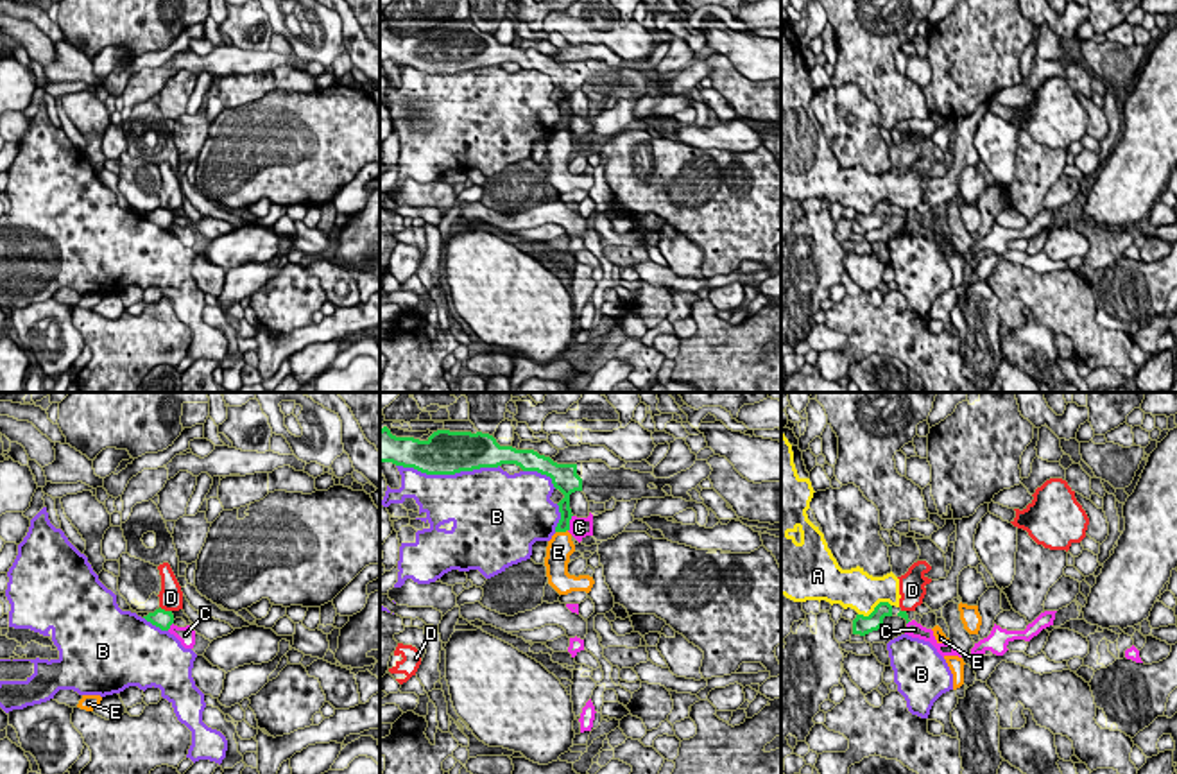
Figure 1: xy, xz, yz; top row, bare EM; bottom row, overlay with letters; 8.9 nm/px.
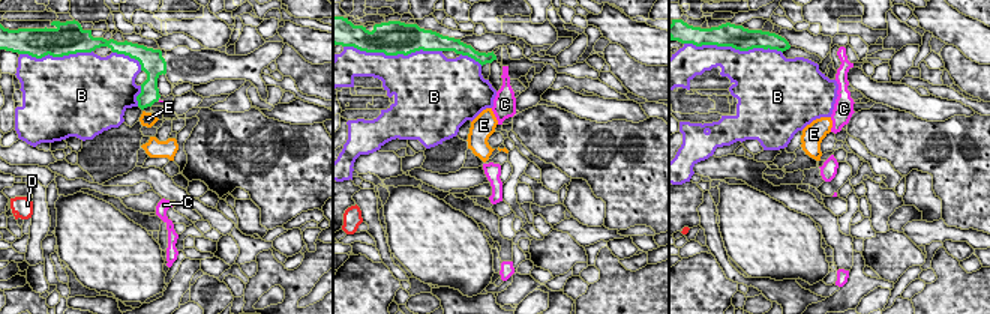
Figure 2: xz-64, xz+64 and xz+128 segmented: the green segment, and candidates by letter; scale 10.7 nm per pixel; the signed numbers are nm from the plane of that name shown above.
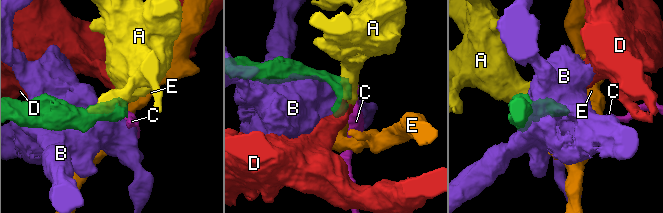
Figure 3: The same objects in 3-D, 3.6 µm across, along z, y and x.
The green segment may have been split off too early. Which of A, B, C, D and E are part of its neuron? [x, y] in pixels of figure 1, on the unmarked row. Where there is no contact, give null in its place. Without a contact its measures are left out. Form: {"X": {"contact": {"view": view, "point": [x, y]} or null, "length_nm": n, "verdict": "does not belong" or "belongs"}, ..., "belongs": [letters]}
{"A": {"contact": {"view": "yz", "point": [875, 206]}, "length_nm": 320, "verdict": "does not belong"}, "B": {"contact": {"view": "xz", "point": [448, 72]}, "length_nm": 950, "verdict": "does not belong"}, "C": {"contact": {"view": "xz", "point": [568, 122]}, "length_nm": 160, "verdict": "does not belong"}, "D": {"contact": {"view": "xy", "point": [163, 208]}, "length_nm": 120, "verdict": "does not belong"}, "E": {"contact": {"view": "xz", "point": [561, 129]}, "length_nm": 120, "verdict": "does not belong"}, "belongs": []}

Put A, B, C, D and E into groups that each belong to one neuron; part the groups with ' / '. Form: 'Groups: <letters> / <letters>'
Groups: A D / B / C / E

